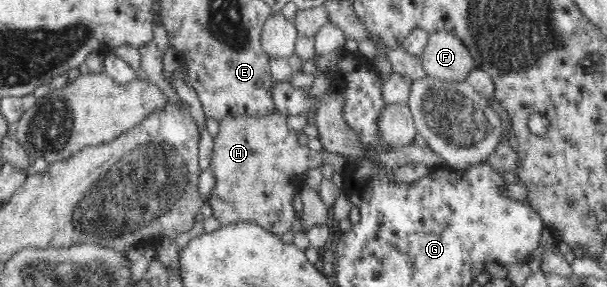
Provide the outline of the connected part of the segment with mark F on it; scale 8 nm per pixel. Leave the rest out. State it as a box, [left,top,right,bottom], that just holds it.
[420,32,476,85]

